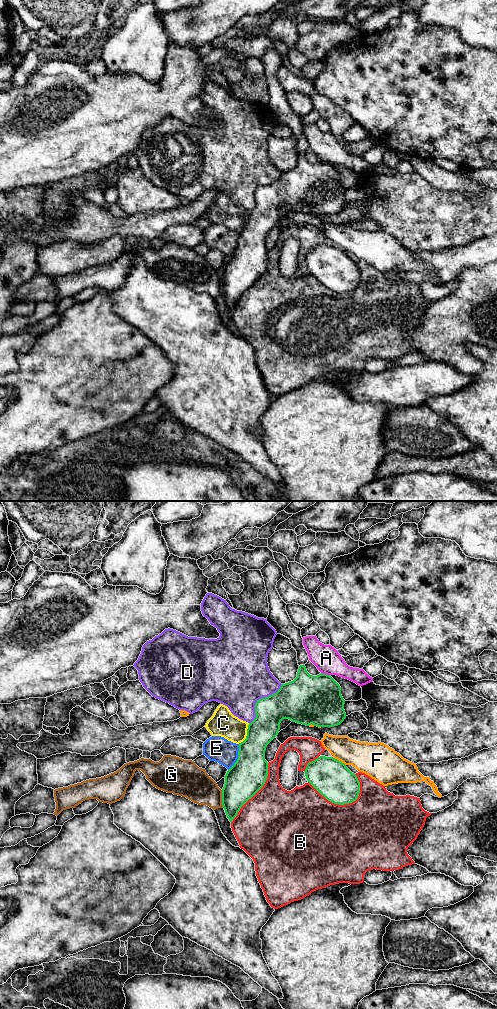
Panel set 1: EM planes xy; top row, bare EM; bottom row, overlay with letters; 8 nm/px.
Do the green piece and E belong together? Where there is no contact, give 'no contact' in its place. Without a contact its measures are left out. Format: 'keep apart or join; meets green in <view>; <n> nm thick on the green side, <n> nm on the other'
keep apart; meets green in xy; 300 nm thick on the green side, 200 nm on the other

